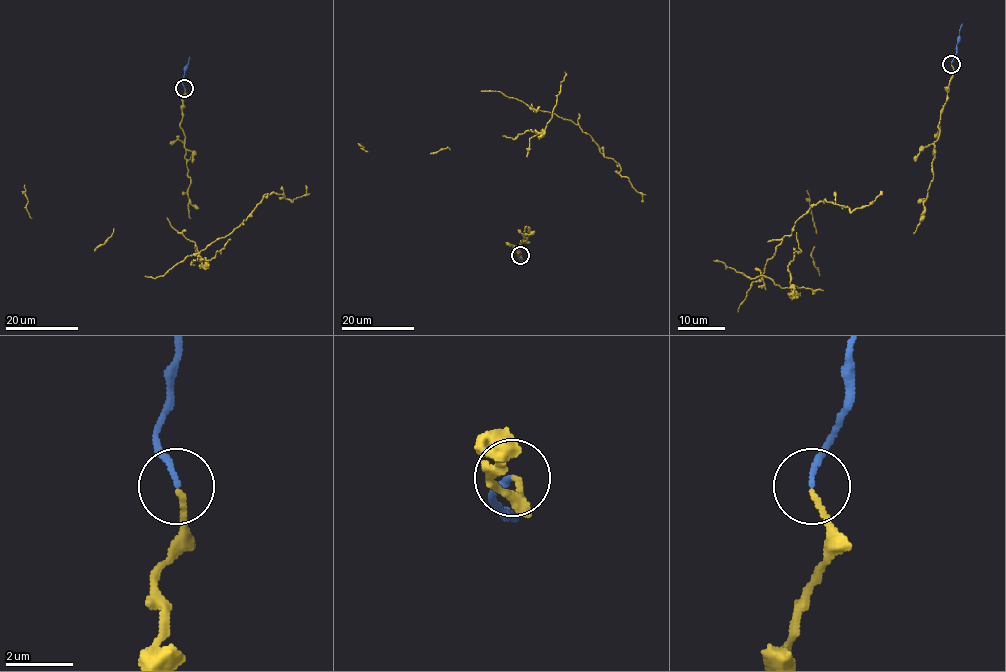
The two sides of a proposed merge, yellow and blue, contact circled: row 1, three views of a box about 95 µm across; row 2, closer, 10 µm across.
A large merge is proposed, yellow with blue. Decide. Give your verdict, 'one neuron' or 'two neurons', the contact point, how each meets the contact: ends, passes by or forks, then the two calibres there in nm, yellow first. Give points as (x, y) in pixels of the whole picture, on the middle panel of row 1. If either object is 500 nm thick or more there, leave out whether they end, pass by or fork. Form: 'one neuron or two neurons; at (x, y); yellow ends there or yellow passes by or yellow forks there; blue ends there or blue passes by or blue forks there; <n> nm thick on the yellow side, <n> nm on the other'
two neurons; at (520, 255); yellow ends there; blue ends there; 160 nm thick on the yellow side, 160 nm on the other

